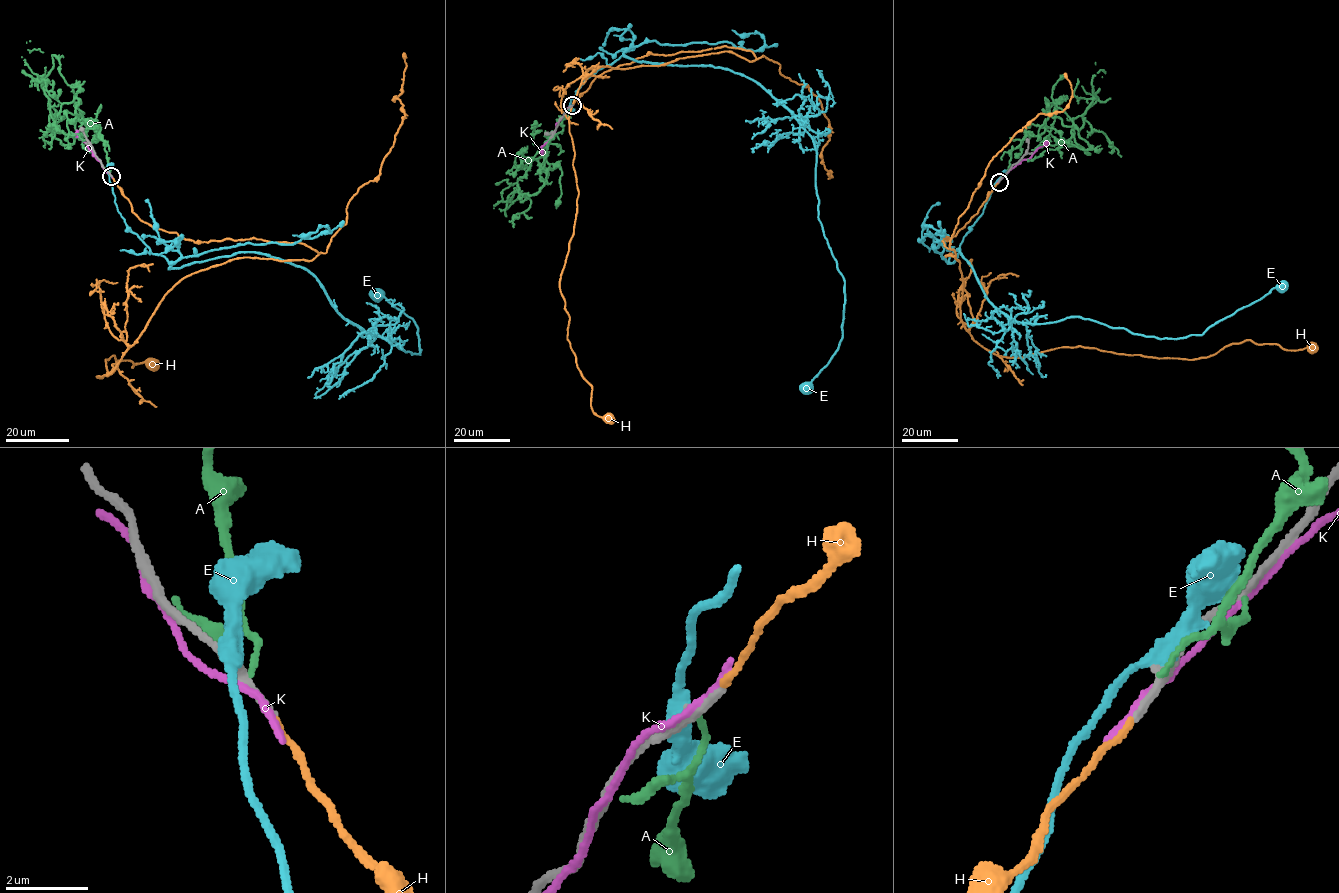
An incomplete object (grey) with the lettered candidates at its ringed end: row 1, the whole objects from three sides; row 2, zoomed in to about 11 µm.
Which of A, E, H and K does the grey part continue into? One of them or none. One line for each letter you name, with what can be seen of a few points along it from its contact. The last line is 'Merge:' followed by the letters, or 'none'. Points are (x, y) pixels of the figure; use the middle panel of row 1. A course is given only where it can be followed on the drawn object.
H: Its course: (573, 104), (650, 54), (756, 57), (602, 66), (577, 90), (559, 288), (591, 408), (609, 419)
Merge: H

